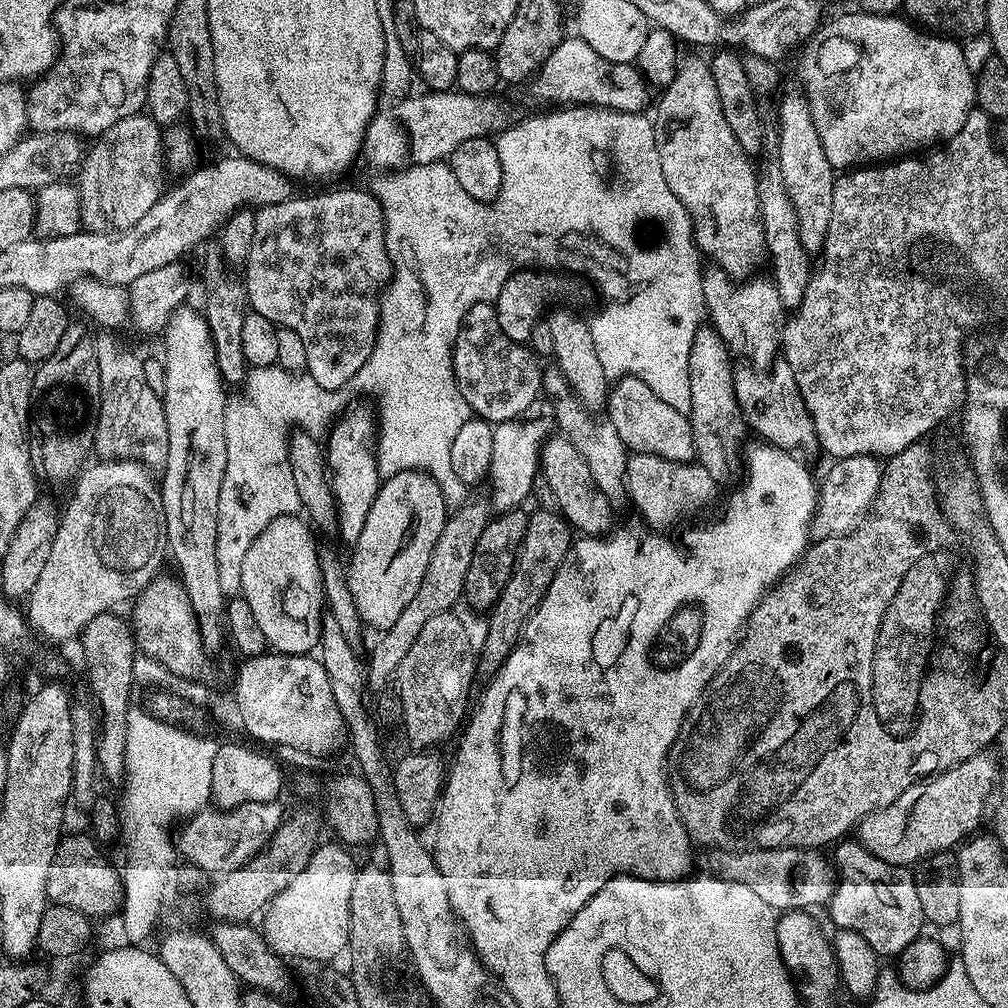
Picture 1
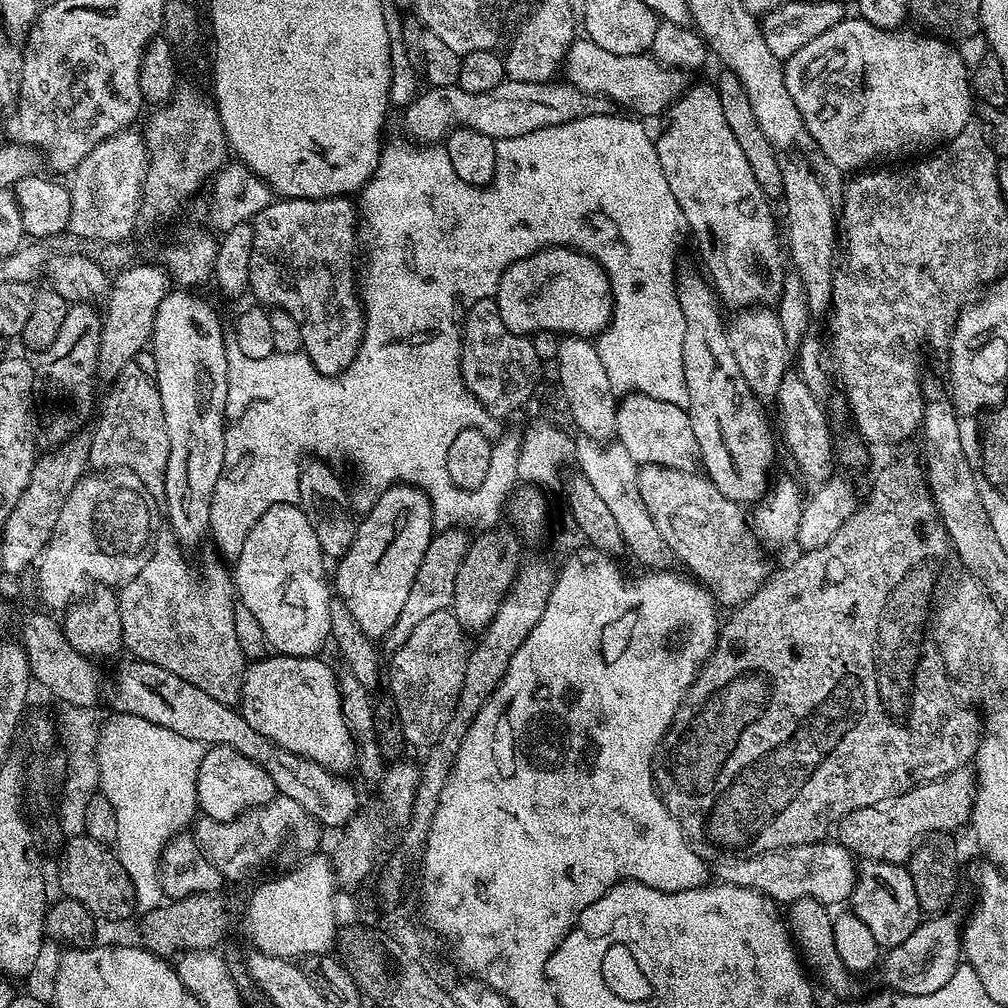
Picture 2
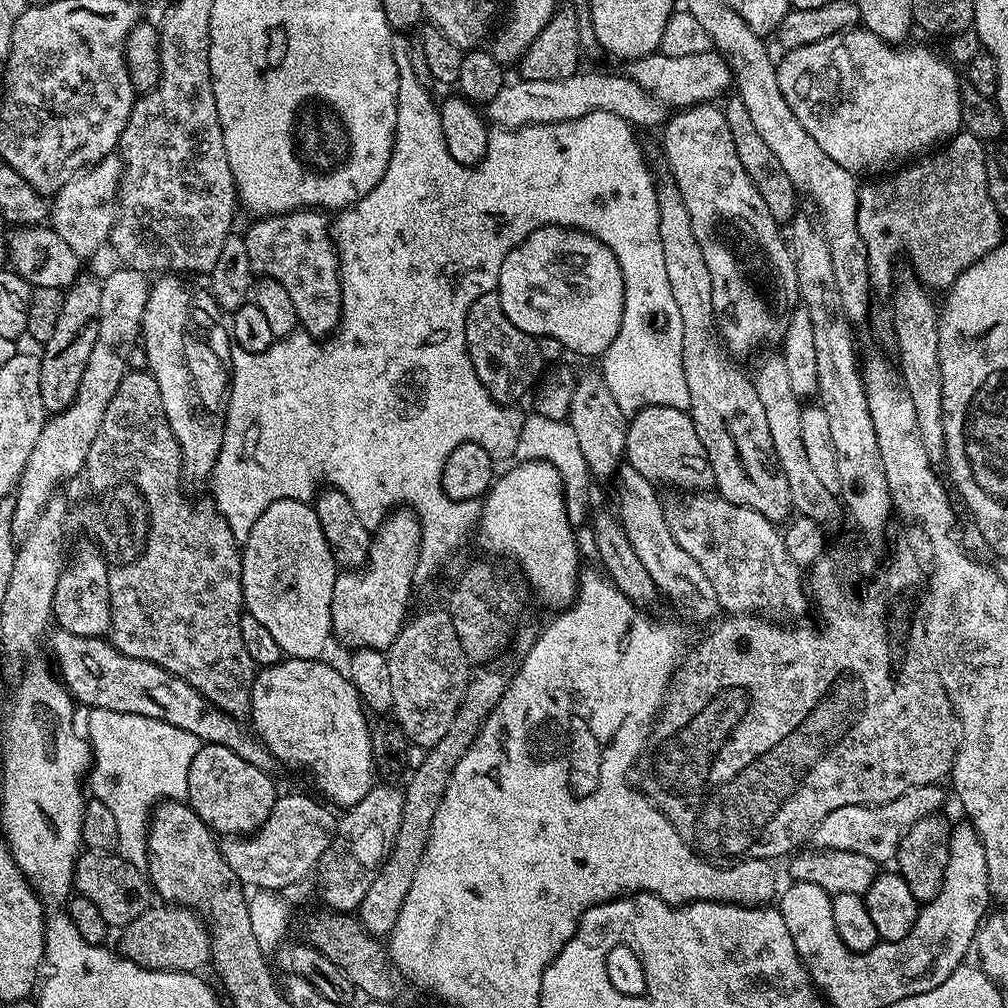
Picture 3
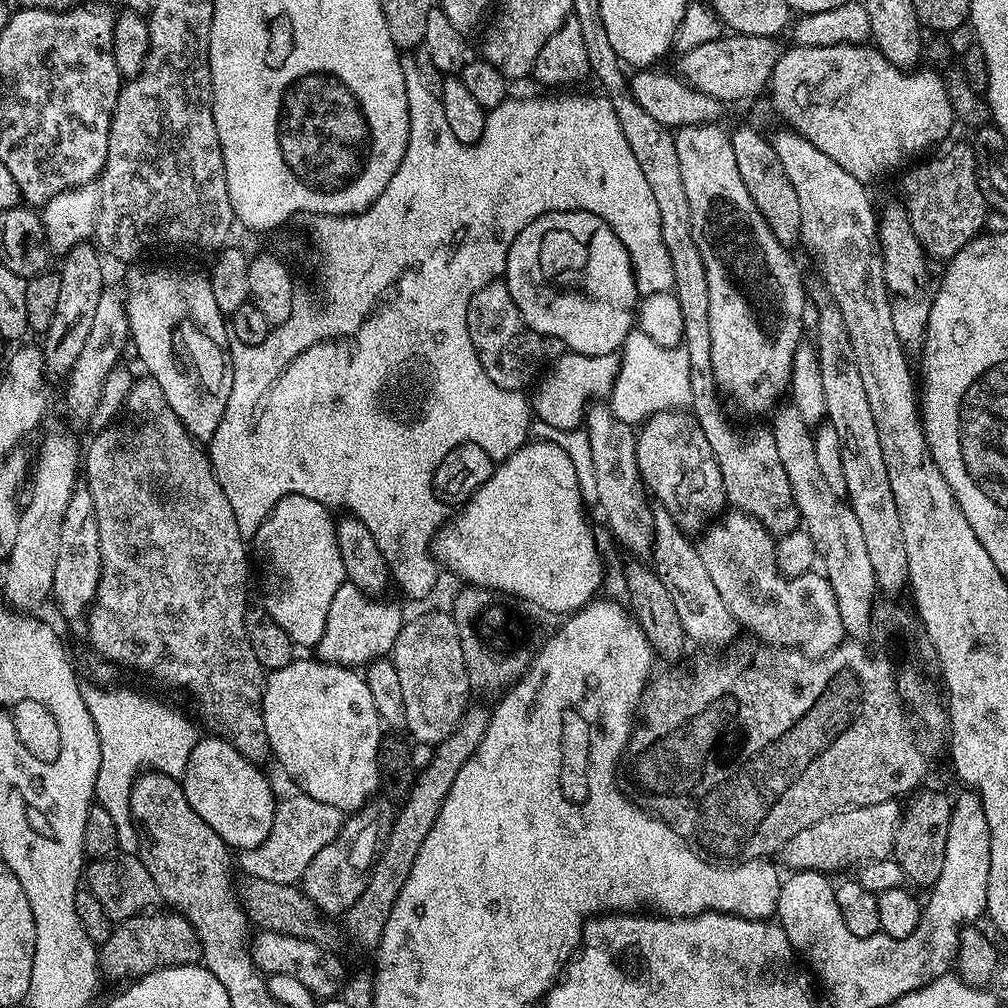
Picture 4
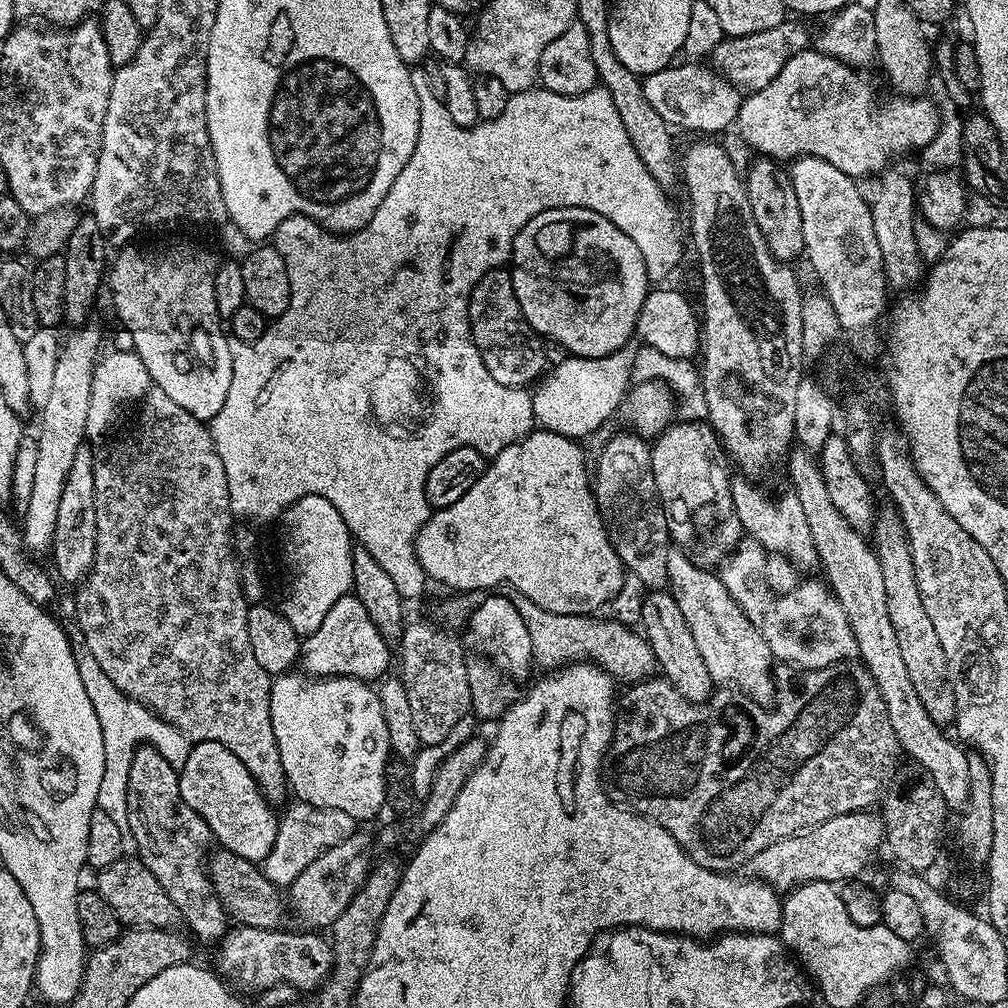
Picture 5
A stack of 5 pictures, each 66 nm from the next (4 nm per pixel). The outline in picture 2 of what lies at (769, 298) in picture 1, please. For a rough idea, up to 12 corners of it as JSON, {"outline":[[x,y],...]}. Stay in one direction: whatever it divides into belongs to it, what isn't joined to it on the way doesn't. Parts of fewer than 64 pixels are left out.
{"outline":[[753,306],[727,321],[750,390],[775,398],[789,371],[779,315]]}

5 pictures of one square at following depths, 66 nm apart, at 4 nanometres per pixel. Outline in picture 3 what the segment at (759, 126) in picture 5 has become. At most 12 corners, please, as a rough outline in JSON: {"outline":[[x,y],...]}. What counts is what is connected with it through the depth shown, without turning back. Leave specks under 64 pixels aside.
{"outline":[[857,26],[785,51],[782,98],[849,174],[961,131],[961,77]]}

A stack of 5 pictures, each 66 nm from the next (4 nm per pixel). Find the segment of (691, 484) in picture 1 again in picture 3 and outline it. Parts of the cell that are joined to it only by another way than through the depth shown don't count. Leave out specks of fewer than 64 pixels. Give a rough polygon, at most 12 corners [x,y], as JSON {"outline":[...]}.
{"outline":[[716,494],[663,501],[728,614],[810,608],[781,529]]}

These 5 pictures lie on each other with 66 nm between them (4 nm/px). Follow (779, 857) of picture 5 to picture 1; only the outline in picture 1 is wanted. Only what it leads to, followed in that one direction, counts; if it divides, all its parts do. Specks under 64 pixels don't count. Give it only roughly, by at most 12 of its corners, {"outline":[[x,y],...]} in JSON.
{"outline":[[997,757],[913,782],[860,821],[858,843],[916,866],[983,822]]}

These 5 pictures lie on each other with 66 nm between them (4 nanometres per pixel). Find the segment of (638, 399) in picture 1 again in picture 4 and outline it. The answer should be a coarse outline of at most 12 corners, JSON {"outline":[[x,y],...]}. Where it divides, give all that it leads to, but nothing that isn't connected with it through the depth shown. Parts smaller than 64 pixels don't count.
{"outline":[[687,411],[639,425],[645,489],[685,533],[725,511],[722,470]]}

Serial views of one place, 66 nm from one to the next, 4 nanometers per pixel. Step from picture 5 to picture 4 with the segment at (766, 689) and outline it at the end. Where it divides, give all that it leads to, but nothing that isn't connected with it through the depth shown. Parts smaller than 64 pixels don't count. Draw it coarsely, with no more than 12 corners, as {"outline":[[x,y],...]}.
{"outline":[[653,507],[650,564],[689,641],[720,648],[736,619],[697,545]]}

